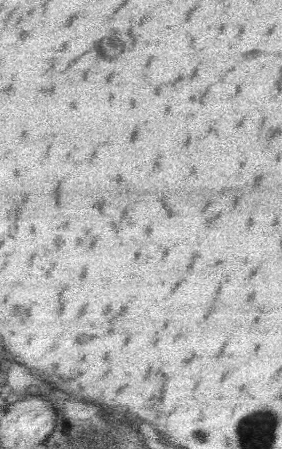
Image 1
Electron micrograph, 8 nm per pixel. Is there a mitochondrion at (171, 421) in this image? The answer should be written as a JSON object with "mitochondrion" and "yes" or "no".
{"mitochondrion":"no"}

